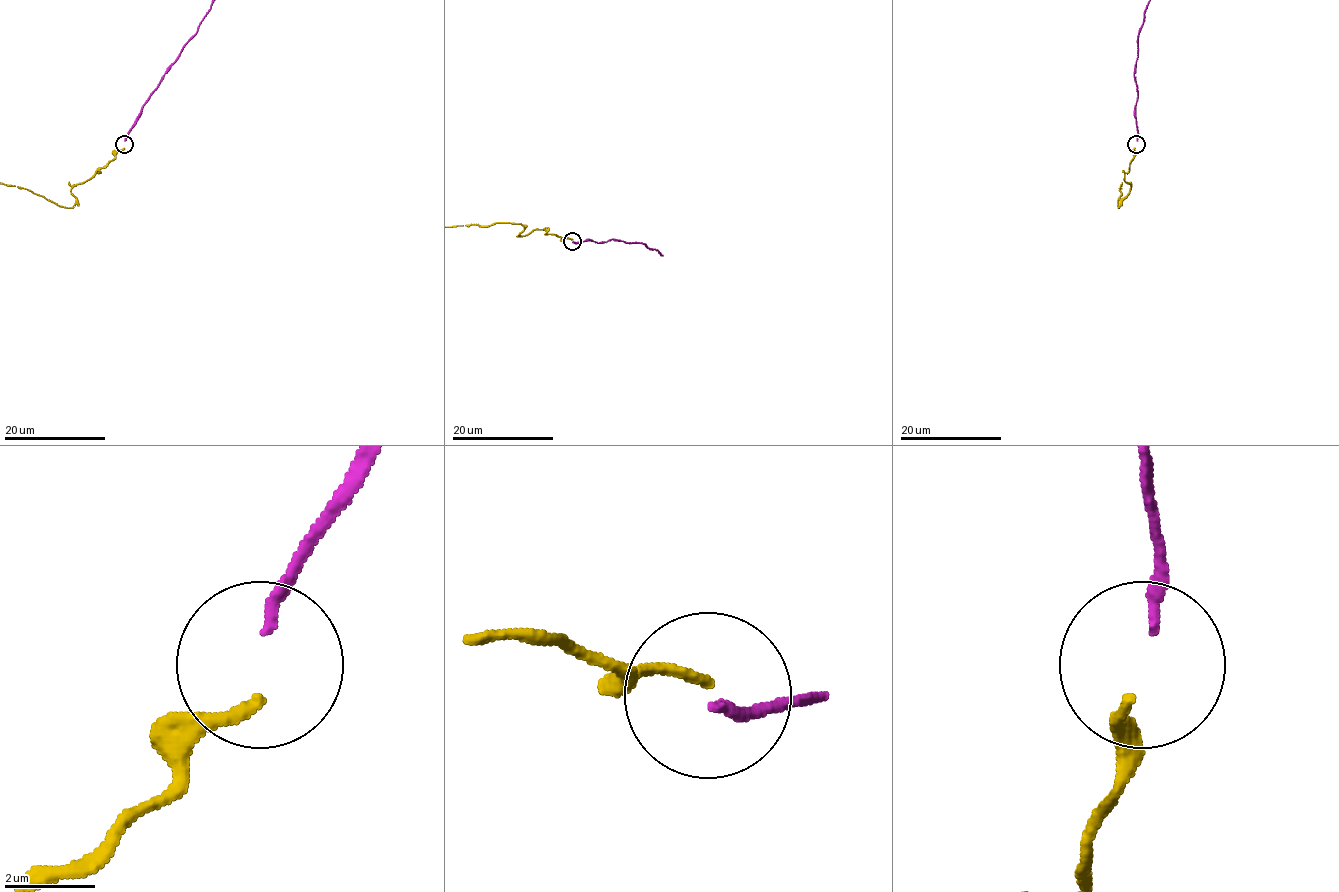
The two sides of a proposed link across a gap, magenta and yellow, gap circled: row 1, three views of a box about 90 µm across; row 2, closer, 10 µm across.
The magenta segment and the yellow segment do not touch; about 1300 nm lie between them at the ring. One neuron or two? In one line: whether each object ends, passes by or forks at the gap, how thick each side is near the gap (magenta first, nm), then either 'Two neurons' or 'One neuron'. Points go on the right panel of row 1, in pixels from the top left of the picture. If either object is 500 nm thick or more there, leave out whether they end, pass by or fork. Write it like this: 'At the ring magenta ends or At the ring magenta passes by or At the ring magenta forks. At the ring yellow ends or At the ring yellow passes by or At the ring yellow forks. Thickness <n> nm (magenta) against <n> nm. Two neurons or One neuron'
At the ring magenta ends. At the ring yellow ends. Thickness 220 nm (magenta) against 240 nm. Two neurons

